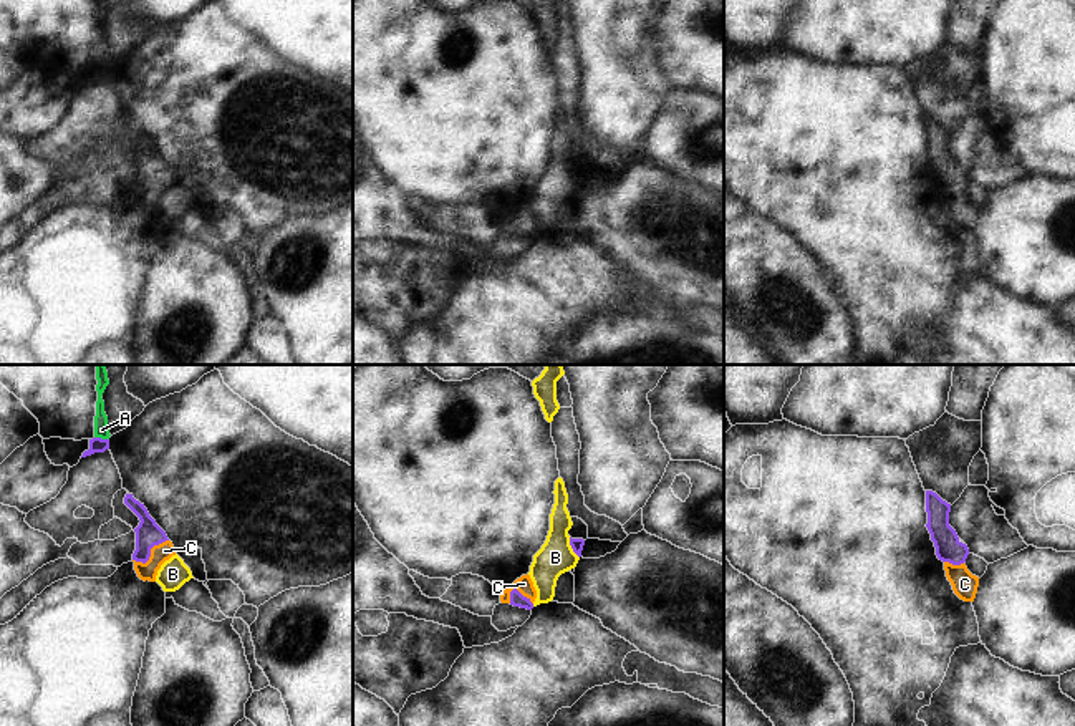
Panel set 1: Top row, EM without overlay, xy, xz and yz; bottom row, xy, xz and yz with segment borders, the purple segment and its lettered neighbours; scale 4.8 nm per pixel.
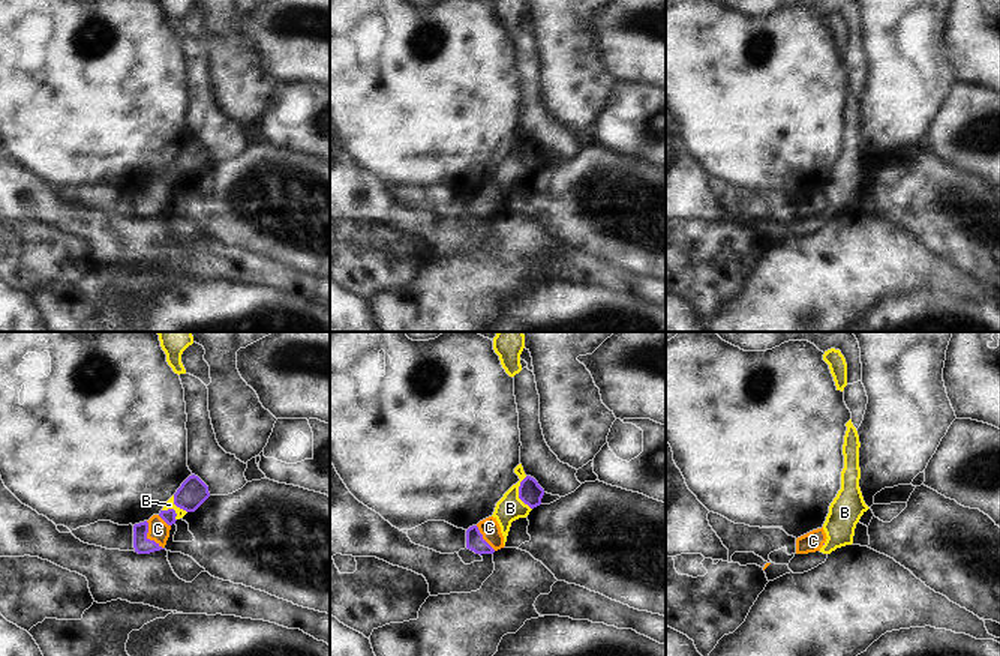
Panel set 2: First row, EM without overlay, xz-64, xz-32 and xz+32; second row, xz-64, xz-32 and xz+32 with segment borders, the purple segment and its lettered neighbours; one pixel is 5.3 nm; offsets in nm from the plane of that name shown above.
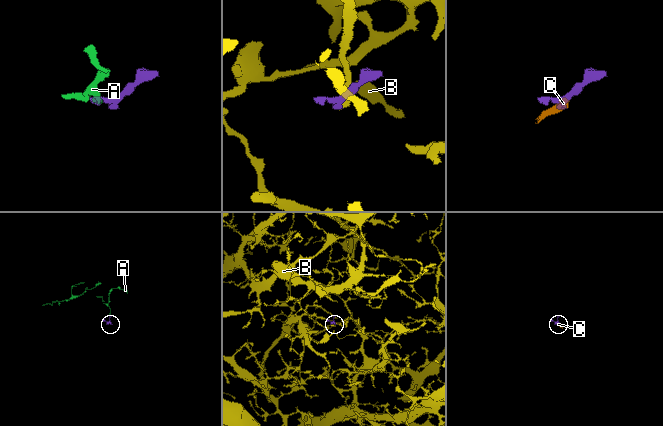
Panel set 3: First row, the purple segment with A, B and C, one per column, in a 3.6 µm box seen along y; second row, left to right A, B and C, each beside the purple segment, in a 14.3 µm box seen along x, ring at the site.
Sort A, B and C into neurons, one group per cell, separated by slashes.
A C / B

